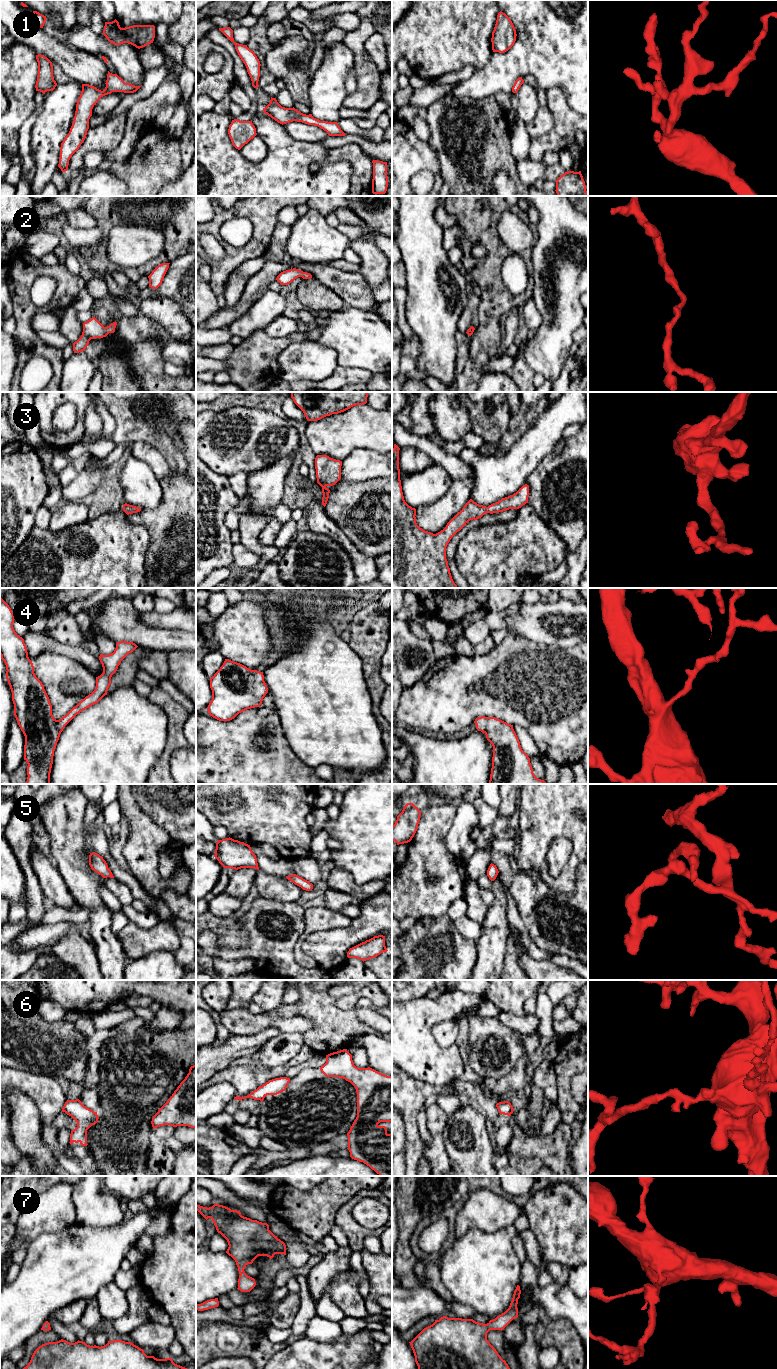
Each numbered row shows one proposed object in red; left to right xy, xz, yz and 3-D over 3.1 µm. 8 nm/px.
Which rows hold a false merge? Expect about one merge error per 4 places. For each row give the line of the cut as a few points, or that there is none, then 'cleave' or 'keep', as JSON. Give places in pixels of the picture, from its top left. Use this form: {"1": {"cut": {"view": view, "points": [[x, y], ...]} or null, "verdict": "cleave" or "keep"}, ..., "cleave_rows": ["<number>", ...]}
{"1": {"cut": null, "verdict": "keep"}, "2": {"cut": null, "verdict": "keep"}, "3": {"cut": null, "verdict": "keep"}, "4": {"cut": null, "verdict": "keep"}, "5": {"cut": null, "verdict": "keep"}, "6": {"cut": null, "verdict": "keep"}, "7": {"cut": null, "verdict": "keep"}, "cleave_rows": []}

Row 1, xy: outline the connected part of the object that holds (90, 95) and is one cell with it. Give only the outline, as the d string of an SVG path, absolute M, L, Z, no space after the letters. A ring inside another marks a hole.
M108 71L106 87L103 91L89 84L82 84L82 91L77 100L75 116L69 133L61 143L58 167L62 172L68 170L69 160L84 142L89 129L92 109L101 97L112 92L134 93L141 86L125 83L117 74Z

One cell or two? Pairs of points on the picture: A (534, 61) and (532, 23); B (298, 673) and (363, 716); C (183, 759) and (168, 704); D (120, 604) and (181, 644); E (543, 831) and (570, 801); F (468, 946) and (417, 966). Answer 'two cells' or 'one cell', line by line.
A: one cell
B: one cell
C: two cells
D: one cell
E: one cell
F: one cell

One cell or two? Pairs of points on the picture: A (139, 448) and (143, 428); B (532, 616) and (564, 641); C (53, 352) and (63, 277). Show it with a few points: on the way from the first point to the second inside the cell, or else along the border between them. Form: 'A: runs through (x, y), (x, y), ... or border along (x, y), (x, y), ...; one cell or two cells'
A: border along (131, 443), (147, 442), (160, 453); two cells
B: runs through (540, 625), (541, 628), (555, 638); one cell
C: runs through (30, 337), (27, 318), (56, 300); one cell

